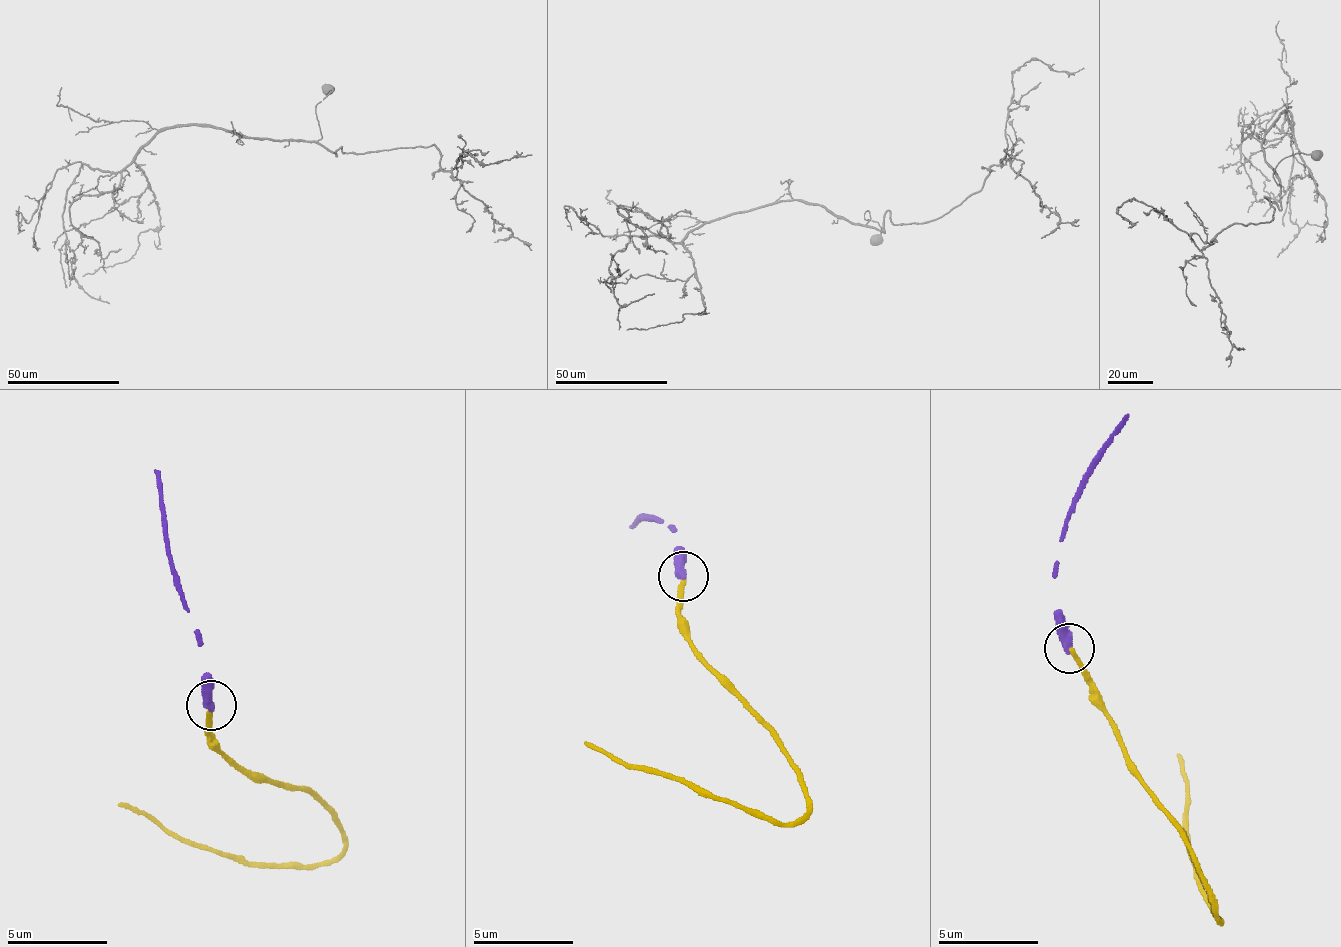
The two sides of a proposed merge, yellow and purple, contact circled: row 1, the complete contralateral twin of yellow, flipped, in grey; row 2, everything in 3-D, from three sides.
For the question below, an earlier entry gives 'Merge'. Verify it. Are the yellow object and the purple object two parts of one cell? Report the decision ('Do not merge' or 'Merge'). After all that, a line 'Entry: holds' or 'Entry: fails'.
Do not merge
Entry: fails

